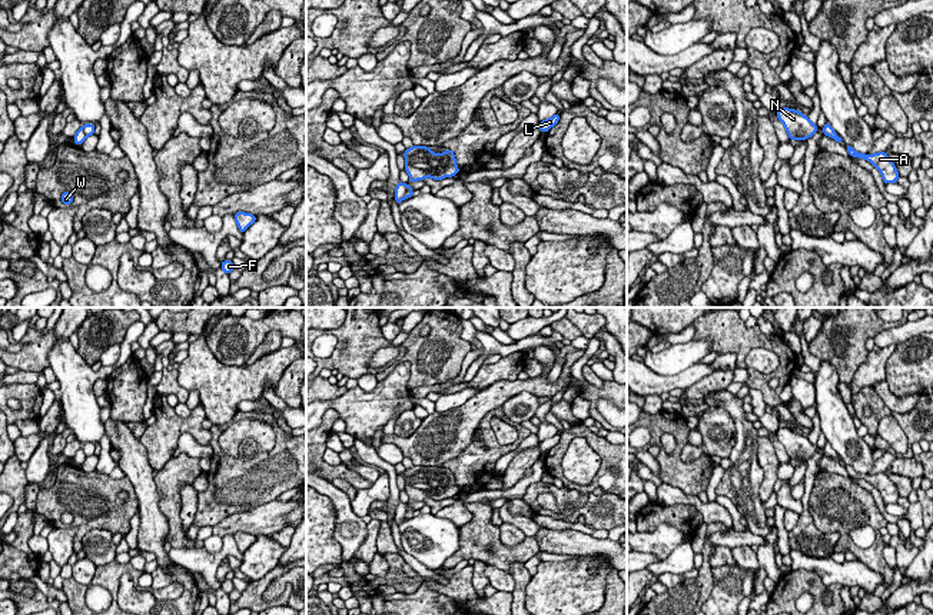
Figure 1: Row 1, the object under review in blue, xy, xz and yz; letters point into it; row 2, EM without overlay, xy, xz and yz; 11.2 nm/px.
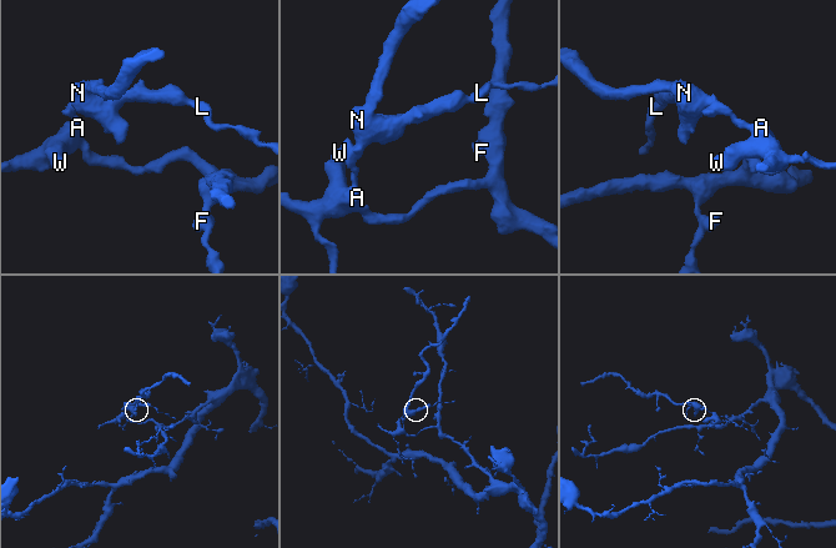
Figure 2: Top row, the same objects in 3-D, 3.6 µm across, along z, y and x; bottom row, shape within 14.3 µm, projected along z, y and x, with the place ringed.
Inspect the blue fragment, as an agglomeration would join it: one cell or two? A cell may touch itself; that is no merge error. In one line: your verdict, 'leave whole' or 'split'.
split

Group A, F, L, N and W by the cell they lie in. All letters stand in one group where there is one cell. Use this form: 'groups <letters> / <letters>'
groups A F W / L N

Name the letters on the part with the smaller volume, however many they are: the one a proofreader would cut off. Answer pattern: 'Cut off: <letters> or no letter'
Cut off: L, N

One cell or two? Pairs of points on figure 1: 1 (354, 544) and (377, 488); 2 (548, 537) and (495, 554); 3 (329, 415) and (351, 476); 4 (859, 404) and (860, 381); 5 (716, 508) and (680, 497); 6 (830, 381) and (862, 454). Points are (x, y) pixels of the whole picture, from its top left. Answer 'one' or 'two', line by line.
1: two
2: two
3: one
4: two
5: one
6: one

